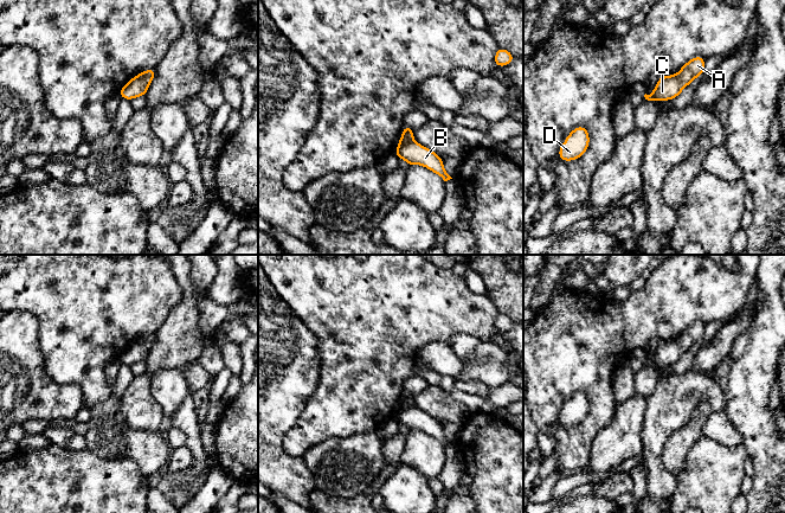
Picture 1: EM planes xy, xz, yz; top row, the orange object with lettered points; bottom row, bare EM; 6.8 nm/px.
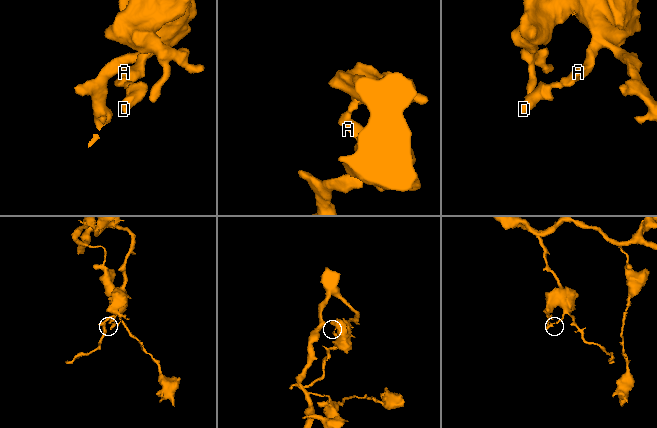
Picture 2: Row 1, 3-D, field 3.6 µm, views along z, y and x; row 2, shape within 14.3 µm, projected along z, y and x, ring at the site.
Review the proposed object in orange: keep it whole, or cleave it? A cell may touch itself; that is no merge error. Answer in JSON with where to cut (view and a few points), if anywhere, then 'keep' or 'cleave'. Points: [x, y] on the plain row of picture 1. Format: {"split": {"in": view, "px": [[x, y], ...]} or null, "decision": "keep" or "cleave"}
{"split": {"in": "xz", "px": [[413, 405], [404, 409], [397, 419]]}, "decision": "cleave"}

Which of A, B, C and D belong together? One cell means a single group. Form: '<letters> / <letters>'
A B / C D

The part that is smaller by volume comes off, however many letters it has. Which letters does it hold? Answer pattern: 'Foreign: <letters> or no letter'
Foreign: C, D

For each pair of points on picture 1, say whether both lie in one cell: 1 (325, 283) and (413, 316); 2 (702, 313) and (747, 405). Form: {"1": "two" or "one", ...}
{"1": "one", "2": "two"}

